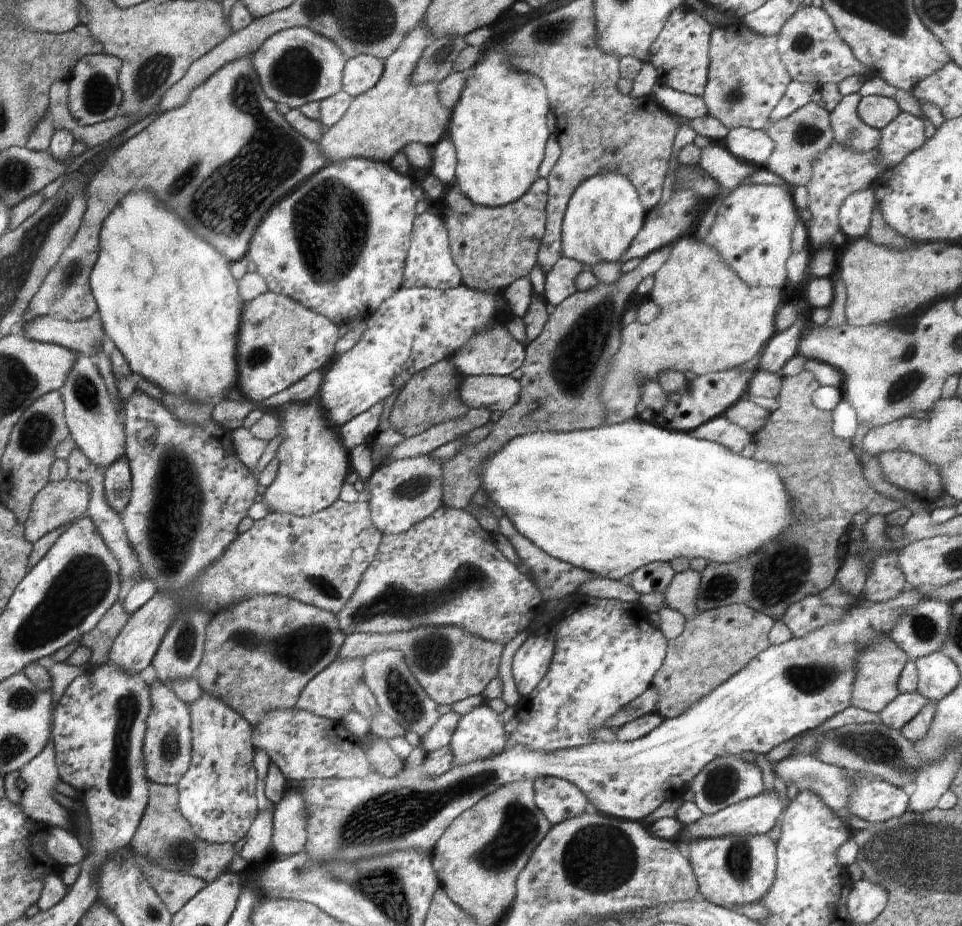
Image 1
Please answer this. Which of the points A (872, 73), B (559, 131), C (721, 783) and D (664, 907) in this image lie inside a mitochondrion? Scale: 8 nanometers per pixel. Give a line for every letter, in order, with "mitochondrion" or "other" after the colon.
A: other
B: other
C: mitochondrion
D: other

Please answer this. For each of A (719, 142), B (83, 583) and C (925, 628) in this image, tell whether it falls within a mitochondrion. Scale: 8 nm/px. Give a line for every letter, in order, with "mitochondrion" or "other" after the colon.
A: other
B: mitochondrion
C: mitochondrion

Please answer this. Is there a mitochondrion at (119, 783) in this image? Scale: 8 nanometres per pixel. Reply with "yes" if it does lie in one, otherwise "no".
yes

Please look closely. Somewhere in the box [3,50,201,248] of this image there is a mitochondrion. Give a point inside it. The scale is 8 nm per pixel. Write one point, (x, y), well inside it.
(97, 93)

